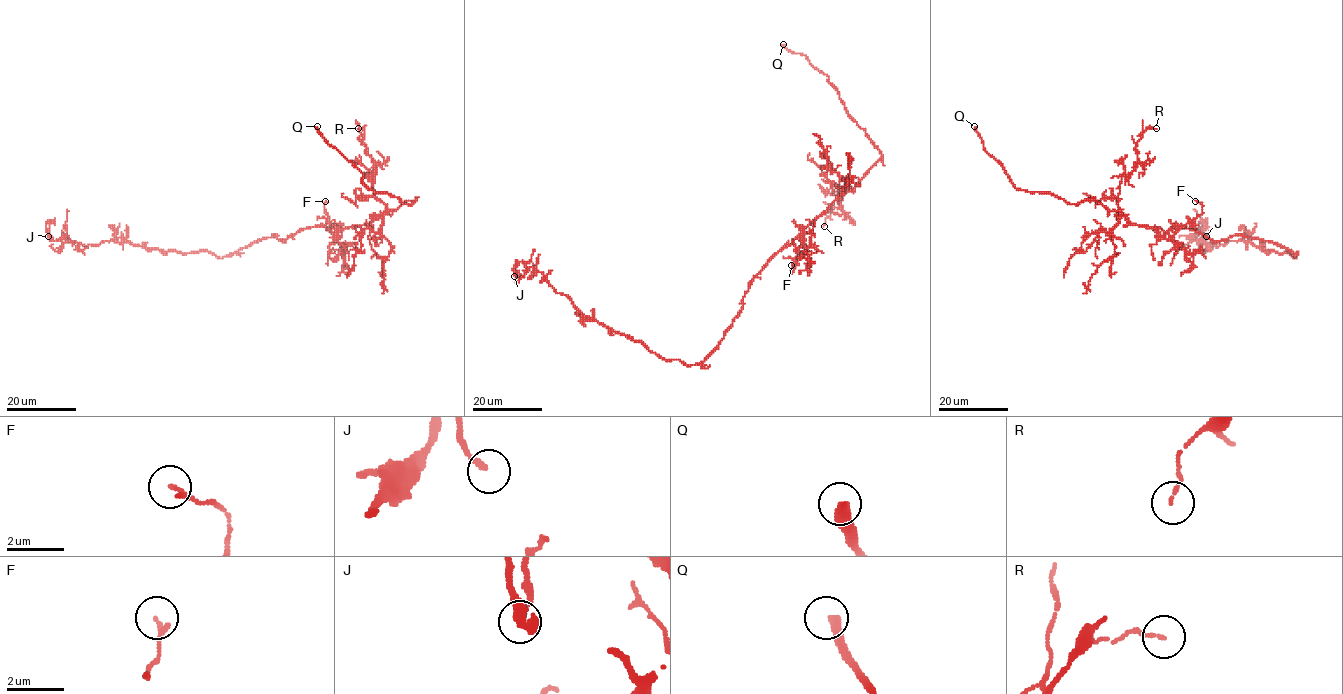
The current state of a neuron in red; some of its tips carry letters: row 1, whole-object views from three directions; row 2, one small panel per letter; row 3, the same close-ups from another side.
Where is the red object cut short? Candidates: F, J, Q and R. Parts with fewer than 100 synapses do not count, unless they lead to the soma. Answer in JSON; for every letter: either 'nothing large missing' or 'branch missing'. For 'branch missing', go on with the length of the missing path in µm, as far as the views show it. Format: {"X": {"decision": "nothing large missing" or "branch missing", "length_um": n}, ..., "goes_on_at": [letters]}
{"F": {"decision": "nothing large missing"}, "J": {"decision": "nothing large missing"}, "Q": {"decision": "branch missing", "length_um": 3}, "R": {"decision": "nothing large missing"}, "goes_on_at": ["Q"]}

